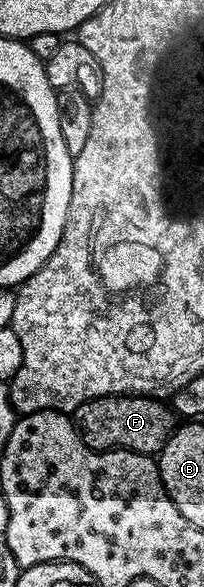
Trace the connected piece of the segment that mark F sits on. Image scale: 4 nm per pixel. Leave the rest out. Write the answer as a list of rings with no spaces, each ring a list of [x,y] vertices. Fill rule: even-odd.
[[[110,394],[106,398],[93,398],[91,402],[79,406],[76,425],[82,443],[93,450],[131,450],[134,454],[154,456],[169,440],[176,426],[176,418],[171,407],[157,397]]]

